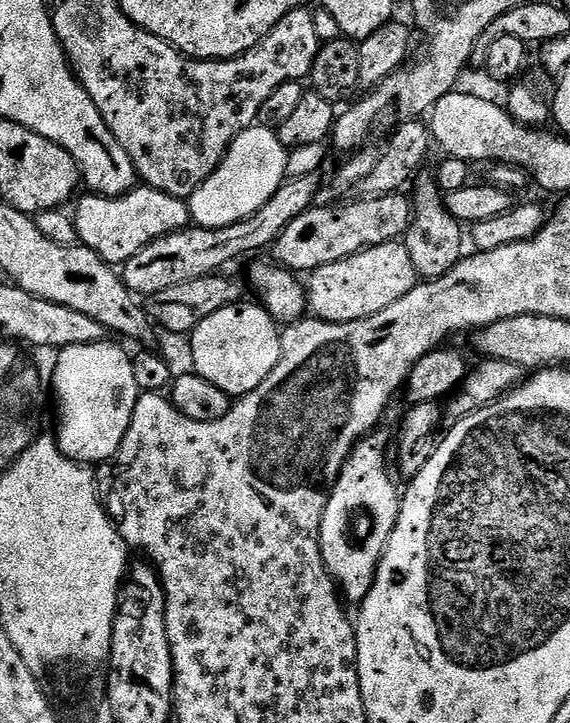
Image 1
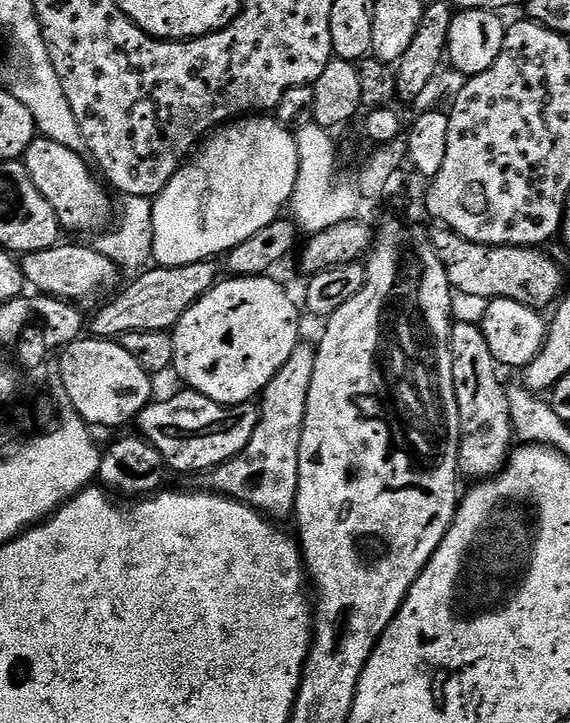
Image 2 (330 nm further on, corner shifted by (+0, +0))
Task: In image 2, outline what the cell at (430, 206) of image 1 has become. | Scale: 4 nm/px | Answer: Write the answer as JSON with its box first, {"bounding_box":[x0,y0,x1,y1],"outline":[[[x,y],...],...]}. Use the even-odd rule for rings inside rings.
{"bounding_box":[448,323,514,482],"outline":[[[453,323],[448,345],[454,366],[454,398],[458,402],[460,419],[459,475],[469,476],[472,482],[483,482],[502,471],[508,463],[508,453],[514,447],[508,388],[500,385],[501,369],[479,323]]]}

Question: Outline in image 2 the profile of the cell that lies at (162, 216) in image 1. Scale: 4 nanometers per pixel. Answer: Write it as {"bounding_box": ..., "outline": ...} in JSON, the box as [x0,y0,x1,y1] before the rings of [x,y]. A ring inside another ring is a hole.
{"bounding_box":[24,136,114,234],"outline":[[[38,136],[31,142],[24,155],[27,173],[34,178],[34,186],[38,186],[38,194],[54,206],[54,214],[58,218],[61,229],[68,232],[94,232],[100,234],[109,227],[114,216],[114,202],[96,185],[96,180],[83,156],[74,154],[72,150]]]}

